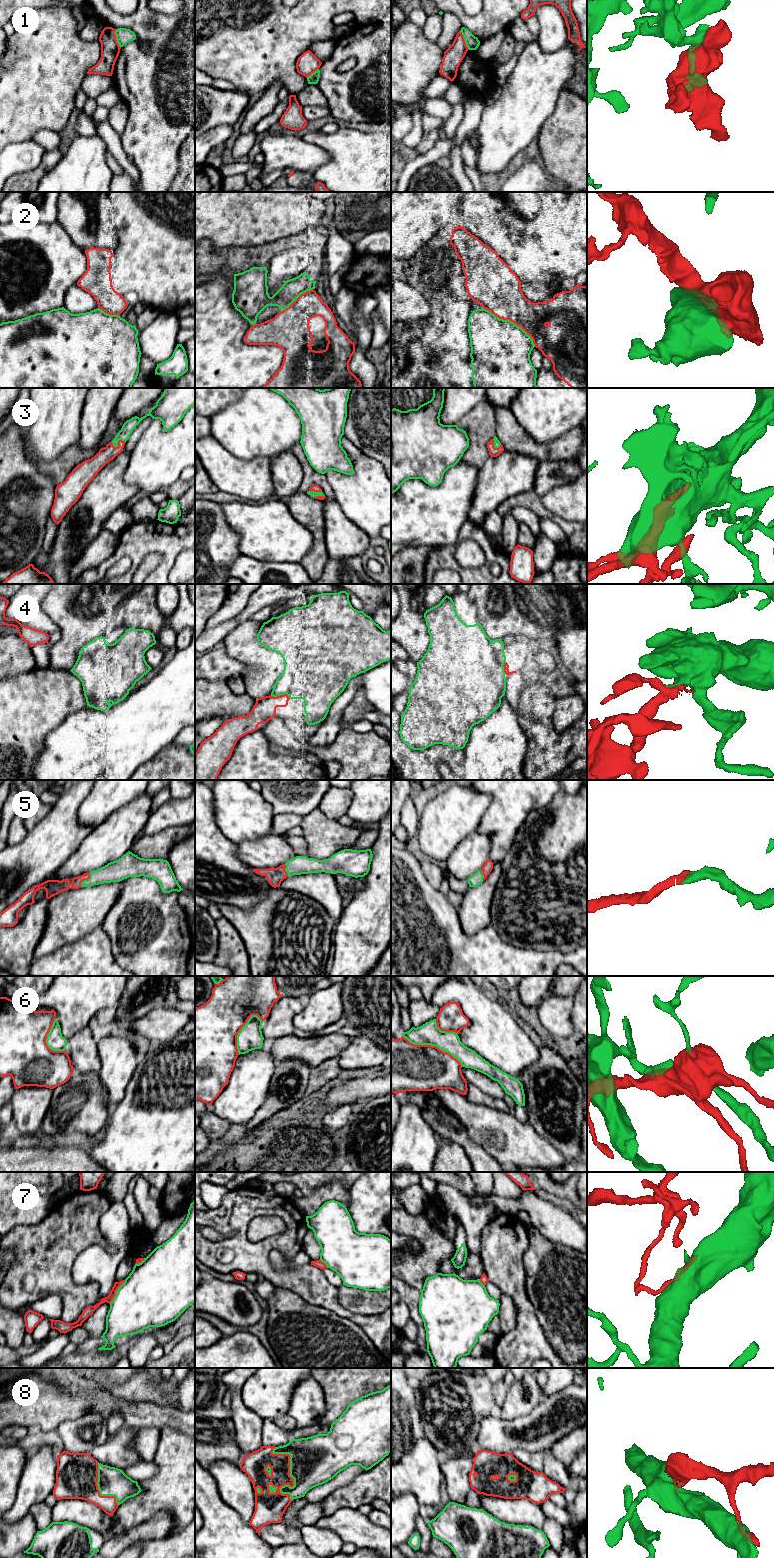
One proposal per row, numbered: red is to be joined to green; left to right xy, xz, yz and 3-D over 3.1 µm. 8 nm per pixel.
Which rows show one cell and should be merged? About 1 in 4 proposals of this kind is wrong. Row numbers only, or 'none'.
2, 3, 4, 5, 8

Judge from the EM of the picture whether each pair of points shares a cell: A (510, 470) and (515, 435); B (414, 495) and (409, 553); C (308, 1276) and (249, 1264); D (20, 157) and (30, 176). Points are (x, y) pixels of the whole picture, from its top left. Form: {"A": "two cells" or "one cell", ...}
{"A": "two cells", "B": "two cells", "C": "one cell", "D": "two cells"}

